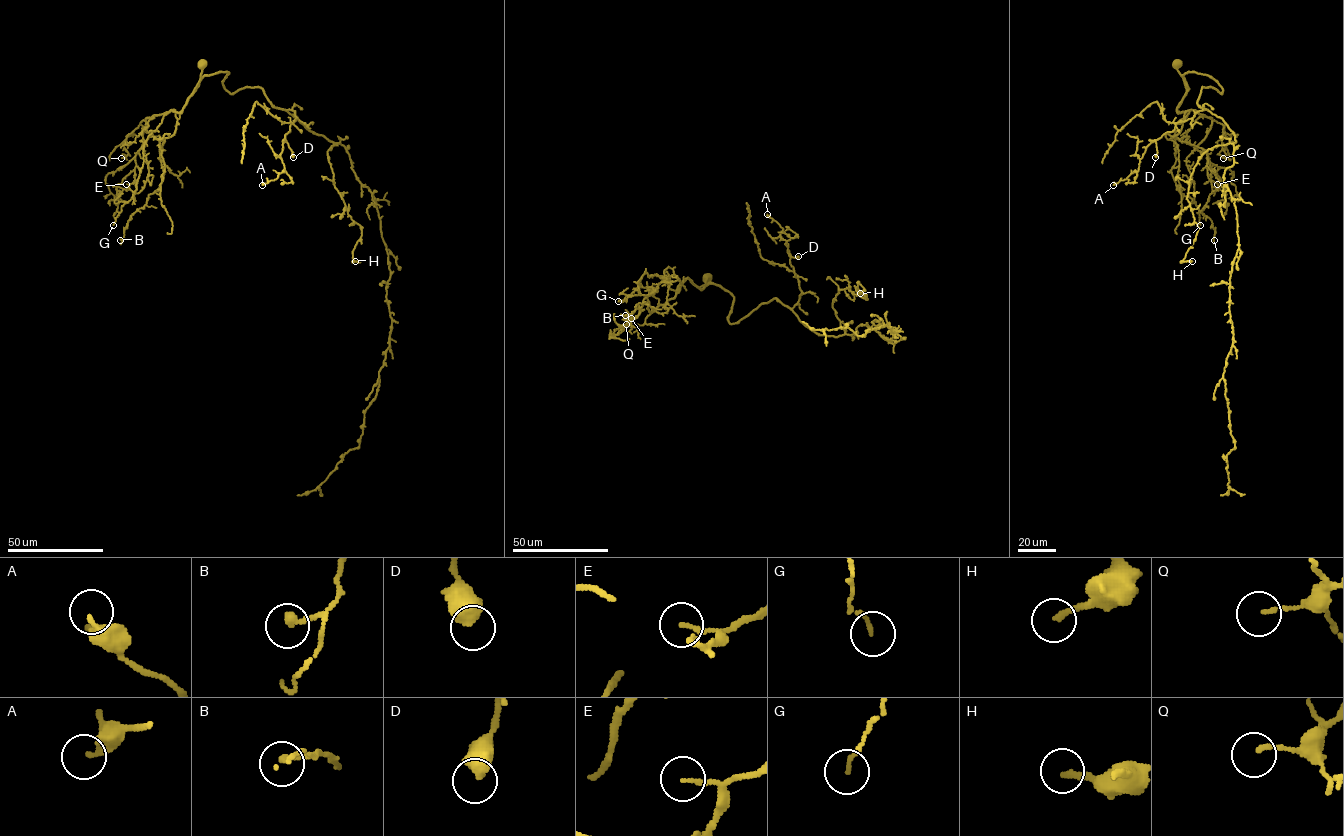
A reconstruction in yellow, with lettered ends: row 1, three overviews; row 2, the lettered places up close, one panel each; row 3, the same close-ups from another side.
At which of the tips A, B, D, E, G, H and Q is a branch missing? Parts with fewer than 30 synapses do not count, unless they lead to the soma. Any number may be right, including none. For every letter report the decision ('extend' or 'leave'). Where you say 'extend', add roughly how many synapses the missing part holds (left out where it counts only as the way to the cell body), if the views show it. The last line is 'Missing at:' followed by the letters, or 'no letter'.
A: leave
B: leave
D: leave
E: leave
G: leave
H: leave
Q: leave
Missing at: no letter

